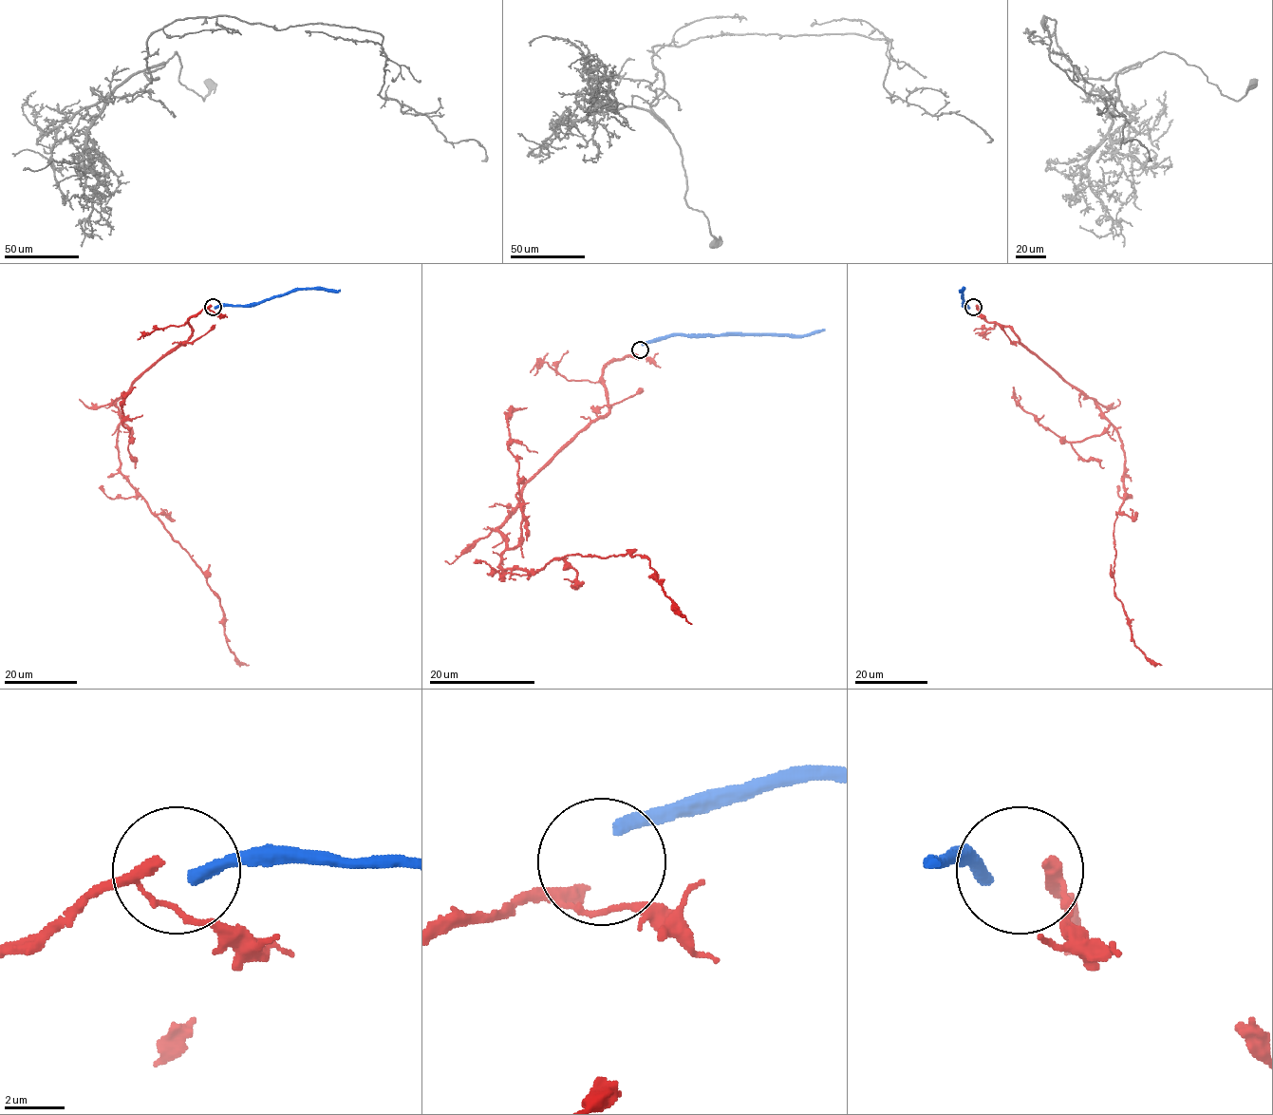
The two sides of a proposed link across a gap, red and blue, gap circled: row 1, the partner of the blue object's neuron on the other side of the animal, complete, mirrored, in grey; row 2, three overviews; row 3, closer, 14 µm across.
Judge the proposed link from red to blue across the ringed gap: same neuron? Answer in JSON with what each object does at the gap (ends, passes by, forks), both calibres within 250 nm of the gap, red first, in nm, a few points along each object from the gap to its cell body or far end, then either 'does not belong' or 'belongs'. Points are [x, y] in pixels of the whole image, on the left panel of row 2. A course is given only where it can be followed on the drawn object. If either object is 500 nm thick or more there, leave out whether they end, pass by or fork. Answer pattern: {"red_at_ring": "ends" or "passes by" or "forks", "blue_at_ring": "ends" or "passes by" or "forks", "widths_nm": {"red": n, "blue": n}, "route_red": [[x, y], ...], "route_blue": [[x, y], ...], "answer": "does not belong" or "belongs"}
{"red_at_ring": "ends", "blue_at_ring": "ends", "widths_nm": {"red": 400, "blue": 400}, "route_red": [[210, 306], [116, 402], [117, 448], [120, 471], [204, 575], [227, 644], [249, 665]], "route_blue": [[214, 308], [252, 306], [297, 290], [340, 290]], "answer": "does not belong"}

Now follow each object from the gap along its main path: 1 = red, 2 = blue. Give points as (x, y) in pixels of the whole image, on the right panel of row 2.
1: (975, 306), (1095, 402), (1121, 443), (1125, 498), (1113, 532), (1114, 595), (1134, 644), (1161, 665)
2: (970, 308), (963, 306), (963, 289), (959, 290)

